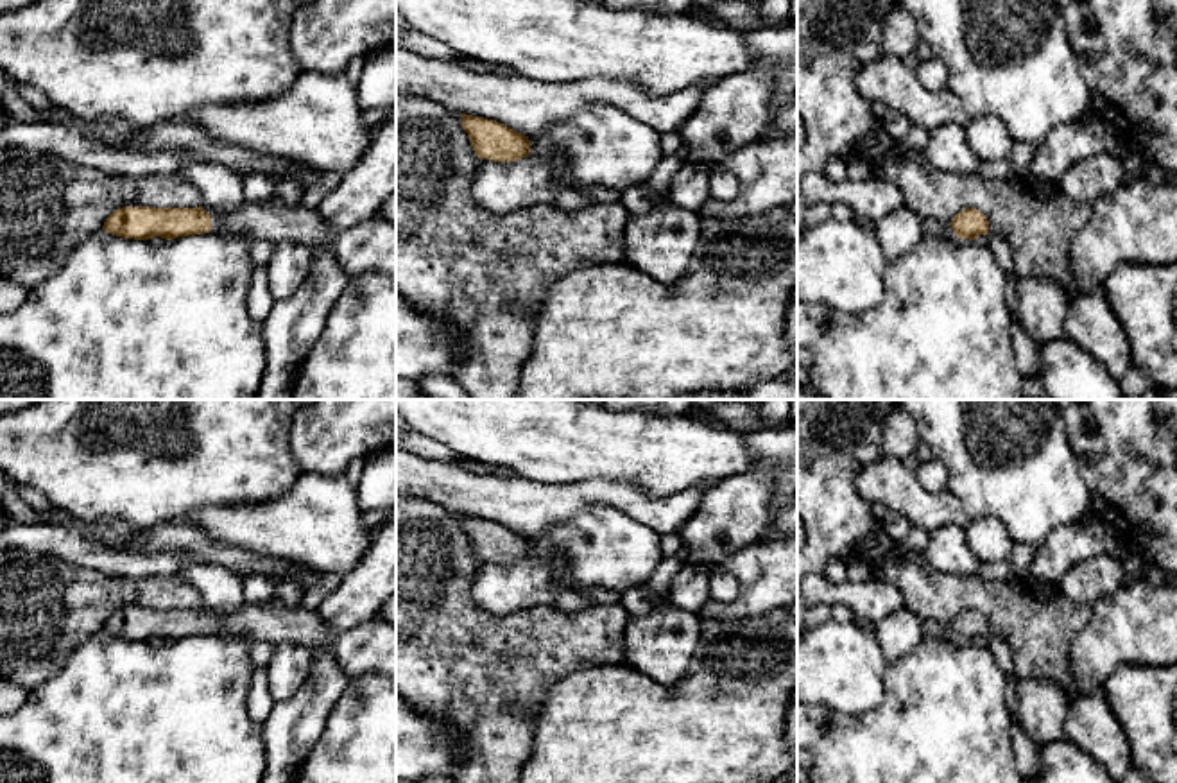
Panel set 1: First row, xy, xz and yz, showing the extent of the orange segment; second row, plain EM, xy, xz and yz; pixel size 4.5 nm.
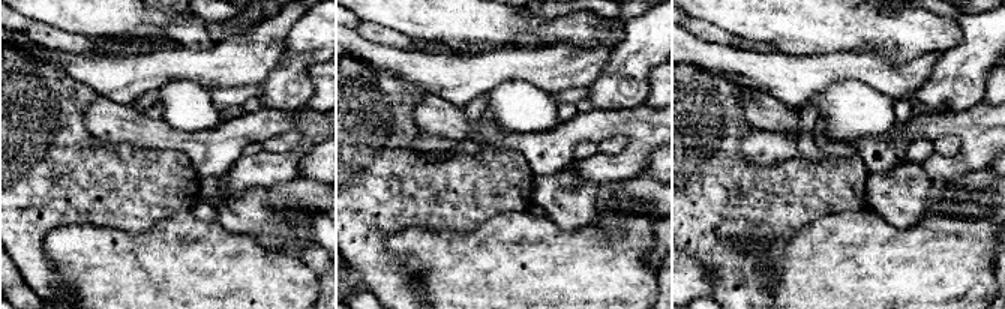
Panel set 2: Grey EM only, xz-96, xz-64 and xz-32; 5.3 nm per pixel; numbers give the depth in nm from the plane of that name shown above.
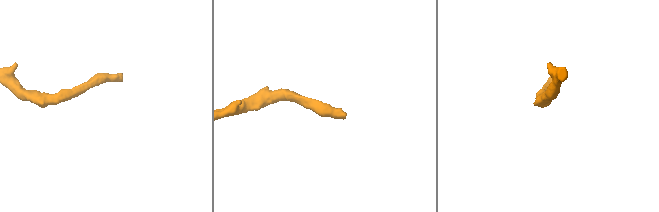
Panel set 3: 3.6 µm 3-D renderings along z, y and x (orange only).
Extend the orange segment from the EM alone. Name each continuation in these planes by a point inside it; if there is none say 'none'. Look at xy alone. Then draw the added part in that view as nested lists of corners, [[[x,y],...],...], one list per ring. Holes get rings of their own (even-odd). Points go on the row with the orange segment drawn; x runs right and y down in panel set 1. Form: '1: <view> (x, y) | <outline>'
1: xy (369, 246) | [[[276,195],[262,204],[245,202],[236,213],[220,219],[211,215],[211,231],[244,235],[251,240],[299,242],[310,247],[330,245],[335,260],[348,276],[382,272],[396,278],[396,222],[373,215],[348,229],[330,228],[315,208],[305,204],[285,206]]]

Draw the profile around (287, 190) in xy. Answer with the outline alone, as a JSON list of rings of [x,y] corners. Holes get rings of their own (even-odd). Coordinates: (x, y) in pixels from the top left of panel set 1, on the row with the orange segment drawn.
[[[281,179],[276,183],[276,197],[285,206],[303,204],[303,190],[292,179]]]

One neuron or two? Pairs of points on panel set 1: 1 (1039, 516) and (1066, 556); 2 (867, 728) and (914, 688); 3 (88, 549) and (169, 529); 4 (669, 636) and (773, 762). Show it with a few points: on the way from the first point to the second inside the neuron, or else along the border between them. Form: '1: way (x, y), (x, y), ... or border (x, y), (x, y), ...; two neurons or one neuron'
1: border (1088, 513), (1059, 524), (1038, 549); two neurons
2: way (878, 724), (903, 699); one neuron
3: border (67, 525), (106, 545), (137, 545), (146, 550); two neurons
4: border (701, 622), (690, 669), (674, 683), (652, 681); two neurons

